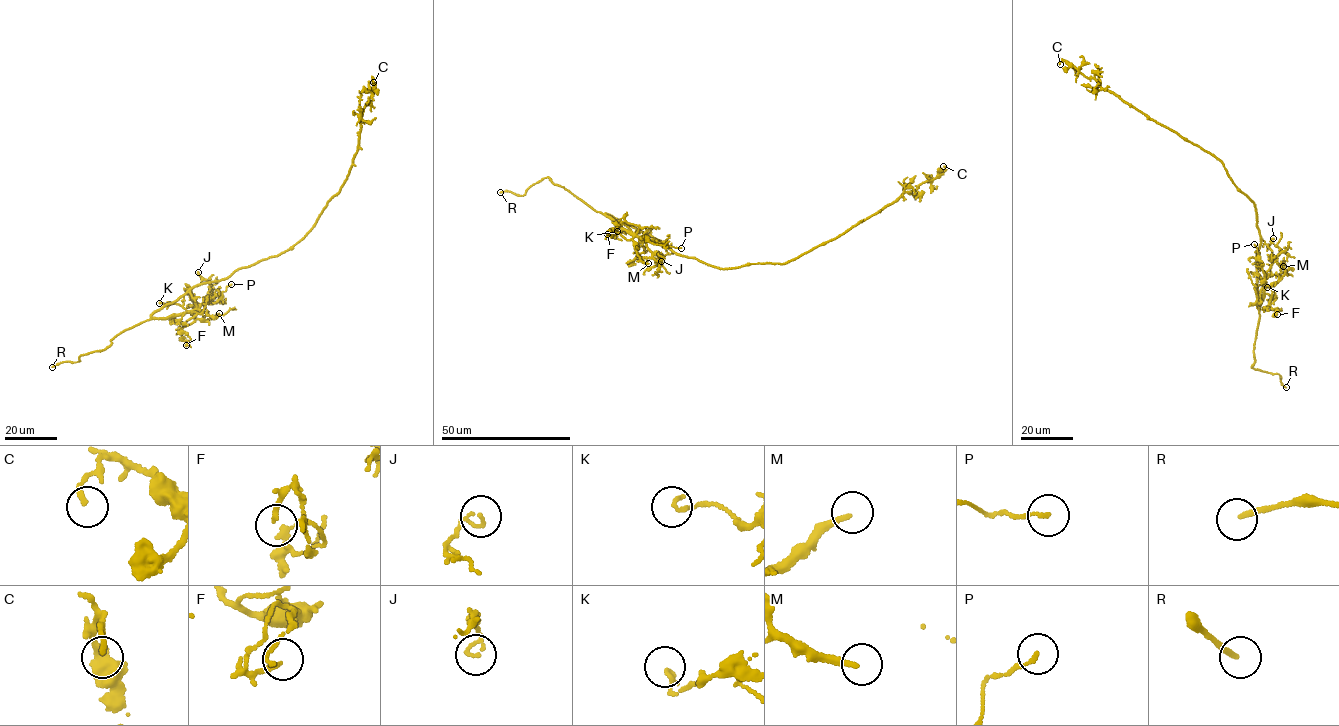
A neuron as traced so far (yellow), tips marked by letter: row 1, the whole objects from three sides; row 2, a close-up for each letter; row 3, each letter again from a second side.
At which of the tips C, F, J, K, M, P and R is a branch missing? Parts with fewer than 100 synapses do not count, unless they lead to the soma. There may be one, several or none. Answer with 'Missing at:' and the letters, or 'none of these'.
Missing at: R

